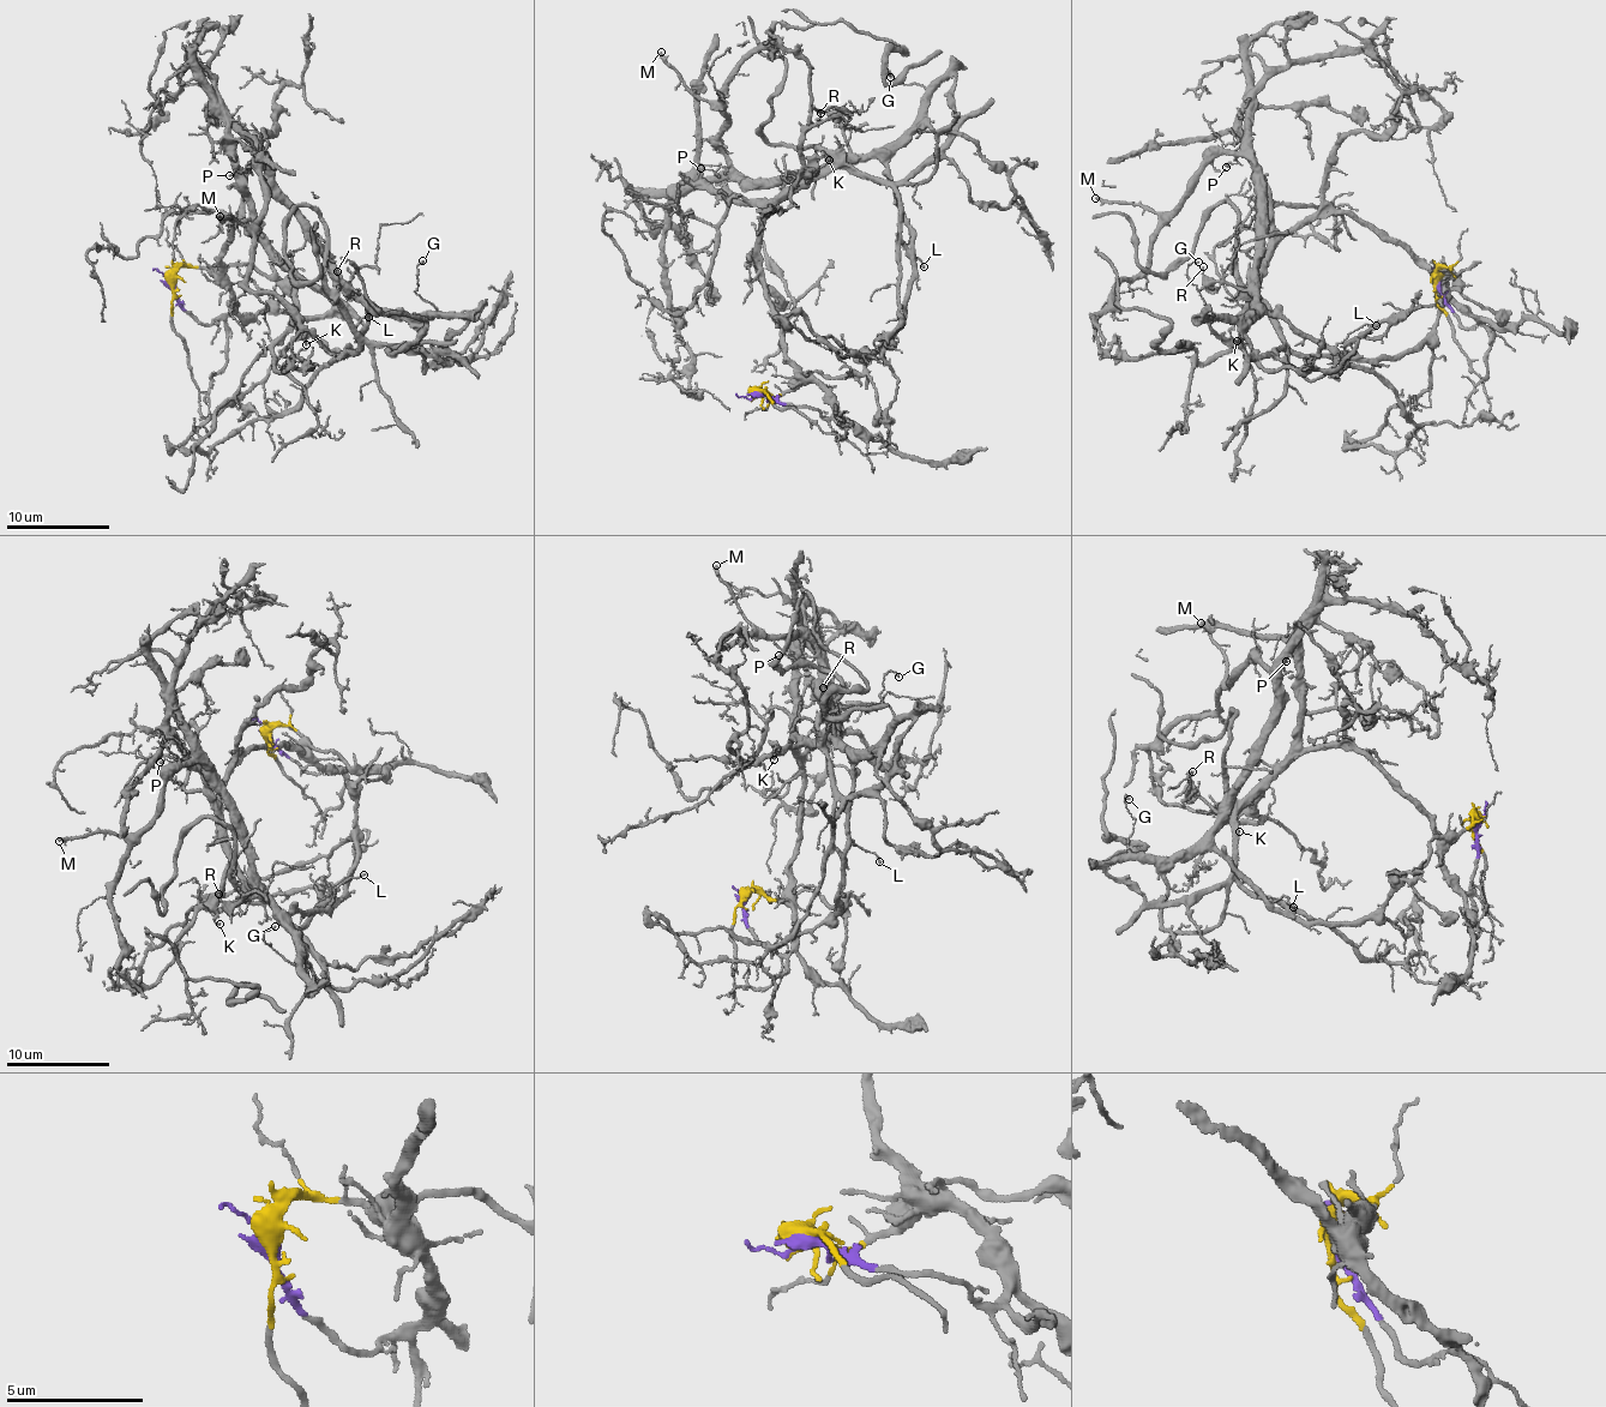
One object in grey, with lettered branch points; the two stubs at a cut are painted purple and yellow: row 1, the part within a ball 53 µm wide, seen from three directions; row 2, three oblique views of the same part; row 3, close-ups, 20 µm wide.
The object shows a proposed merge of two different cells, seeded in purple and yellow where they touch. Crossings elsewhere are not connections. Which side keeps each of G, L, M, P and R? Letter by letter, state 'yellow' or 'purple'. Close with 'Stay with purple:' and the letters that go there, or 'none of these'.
G: yellow
L: yellow
M: yellow
P: yellow
R: yellow
Stay with purple: none of these

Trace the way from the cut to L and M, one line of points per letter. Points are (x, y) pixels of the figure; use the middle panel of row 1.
L: (758, 392), (781, 396), (811, 372), (858, 374), (903, 318), (909, 235), (908, 247), (924, 266)
M: (758, 392), (858, 374), (903, 318), (913, 230), (876, 158), (747, 178), (721, 145), (731, 124), (660, 50)

